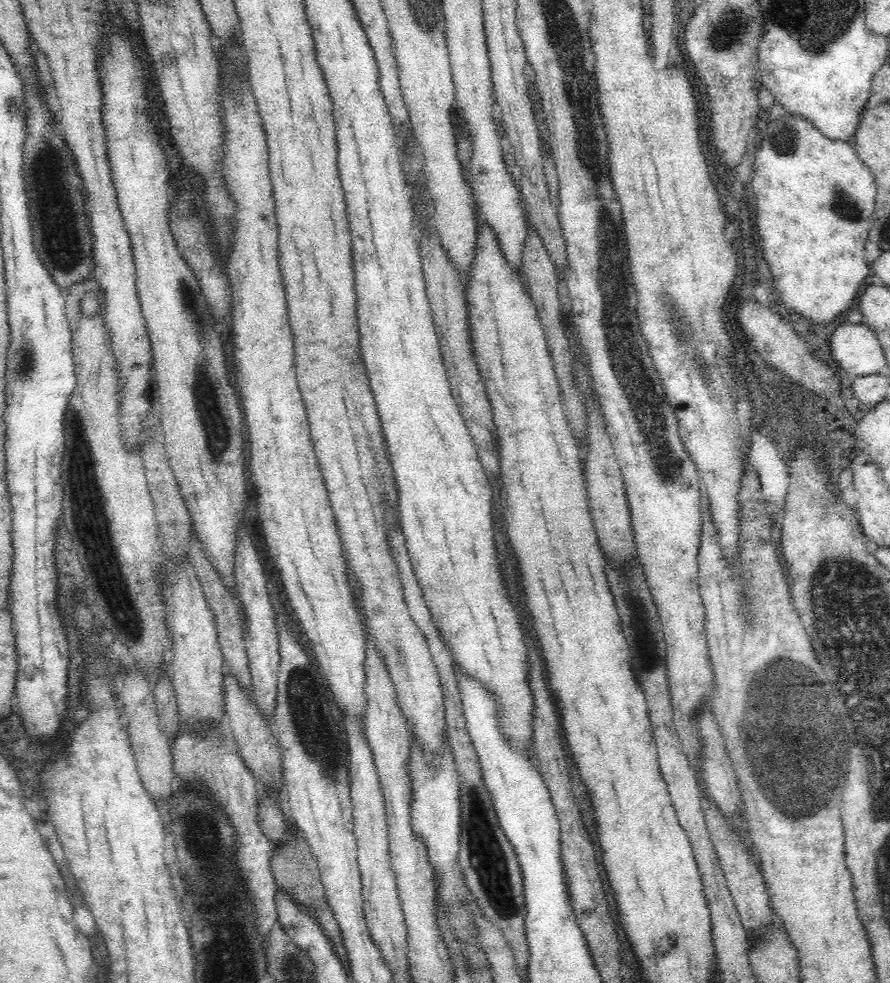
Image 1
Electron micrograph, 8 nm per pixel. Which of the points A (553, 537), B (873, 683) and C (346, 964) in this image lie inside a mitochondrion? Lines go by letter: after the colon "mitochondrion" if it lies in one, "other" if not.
A: mitochondrion
B: mitochondrion
C: other

